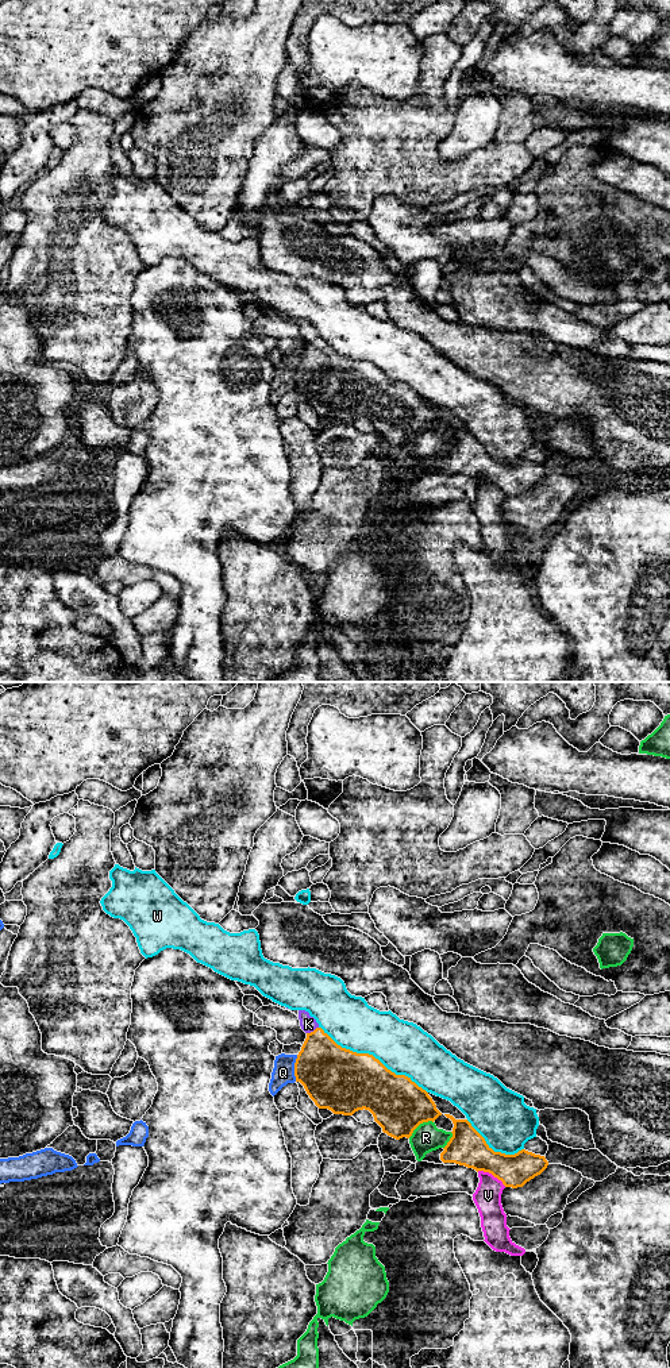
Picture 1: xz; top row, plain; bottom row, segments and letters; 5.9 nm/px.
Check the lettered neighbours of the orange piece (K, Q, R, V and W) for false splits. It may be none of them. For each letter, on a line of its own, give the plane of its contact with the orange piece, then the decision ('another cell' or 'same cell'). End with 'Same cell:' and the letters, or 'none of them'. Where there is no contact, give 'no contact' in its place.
K: xz | same cell
Q: xz | another cell
R: xz | another cell
V: xz | another cell
W: xz | another cell
Same cell: K

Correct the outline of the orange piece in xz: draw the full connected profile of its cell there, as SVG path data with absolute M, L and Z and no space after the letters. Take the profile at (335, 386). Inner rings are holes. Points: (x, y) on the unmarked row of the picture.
M235 289L244 304L258 305L263 315L294 321L307 347L294 371L300 390L319 417L353 424L369 419L388 444L409 447L423 431L442 421L426 398L411 386L396 384L369 362L338 354L305 319L290 319L263 305L254 294Z

